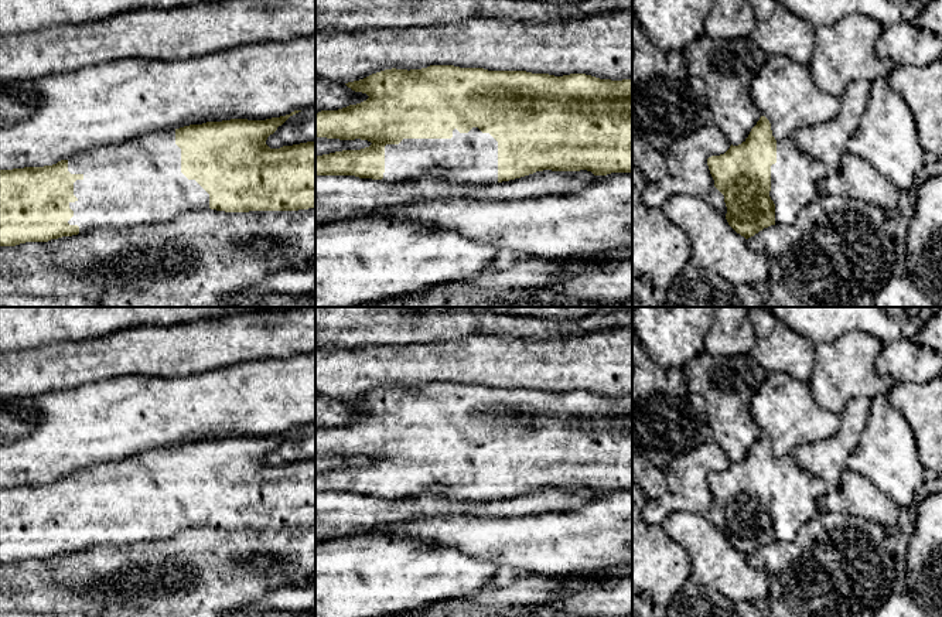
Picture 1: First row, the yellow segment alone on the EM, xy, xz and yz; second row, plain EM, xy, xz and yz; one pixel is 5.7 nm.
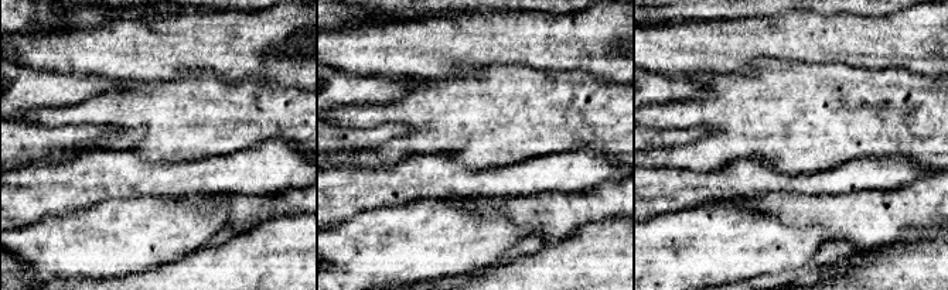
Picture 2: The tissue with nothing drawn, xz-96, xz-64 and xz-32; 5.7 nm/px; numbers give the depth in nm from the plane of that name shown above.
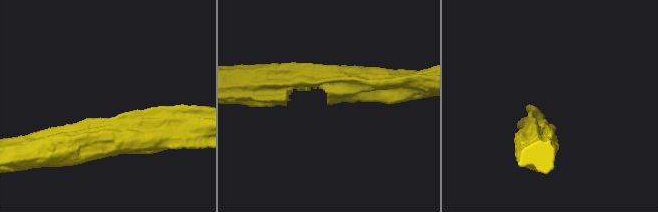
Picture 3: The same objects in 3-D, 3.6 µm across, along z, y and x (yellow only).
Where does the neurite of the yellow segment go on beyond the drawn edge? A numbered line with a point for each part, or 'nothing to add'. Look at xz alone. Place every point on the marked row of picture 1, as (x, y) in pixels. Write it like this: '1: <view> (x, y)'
1: xz (471, 157)

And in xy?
1: xy (140, 181)

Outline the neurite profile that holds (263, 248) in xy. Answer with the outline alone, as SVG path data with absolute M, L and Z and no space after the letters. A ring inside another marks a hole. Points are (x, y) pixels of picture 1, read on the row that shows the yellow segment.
M259 238L253 243L250 243L249 249L253 253L259 253L262 256L269 256L273 259L277 255L277 248L273 243L269 243L266 241L259 239Z

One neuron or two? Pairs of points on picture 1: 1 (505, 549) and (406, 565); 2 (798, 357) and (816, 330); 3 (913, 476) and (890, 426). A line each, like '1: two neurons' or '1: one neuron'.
1: two neurons
2: two neurons
3: one neuron

